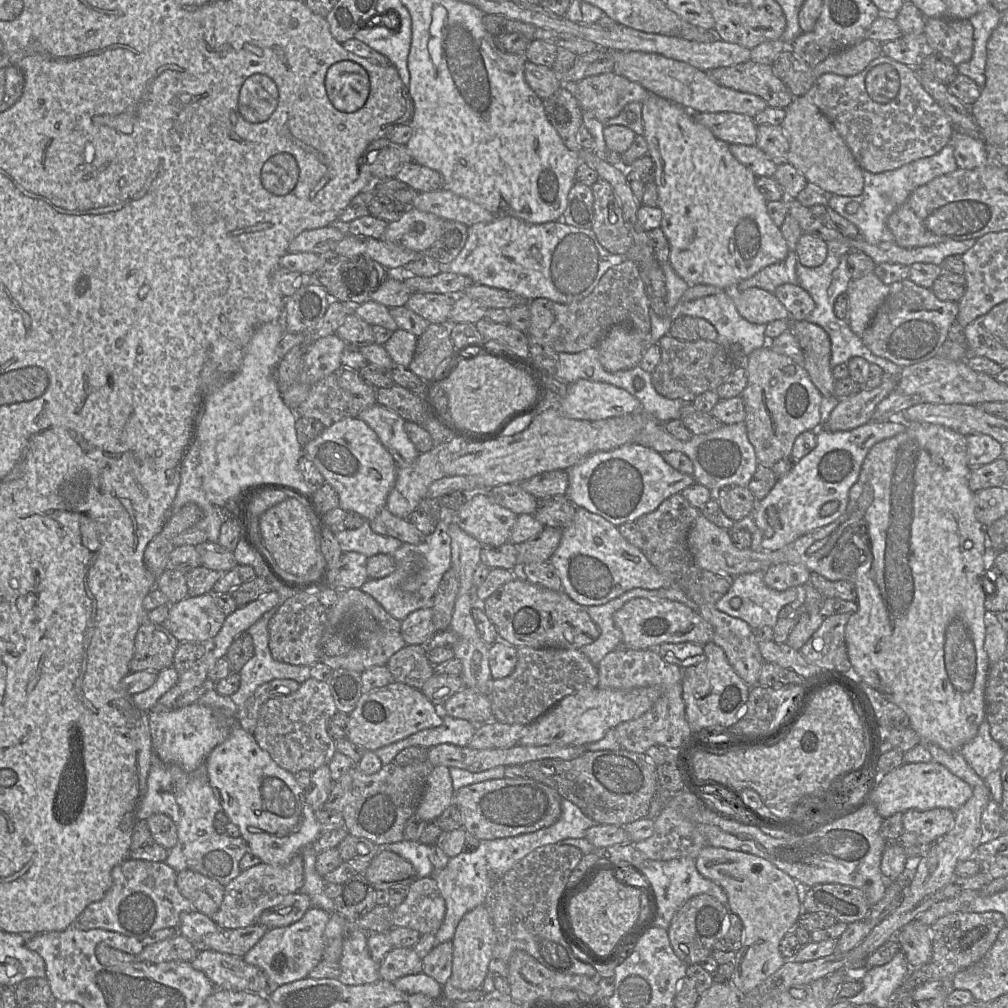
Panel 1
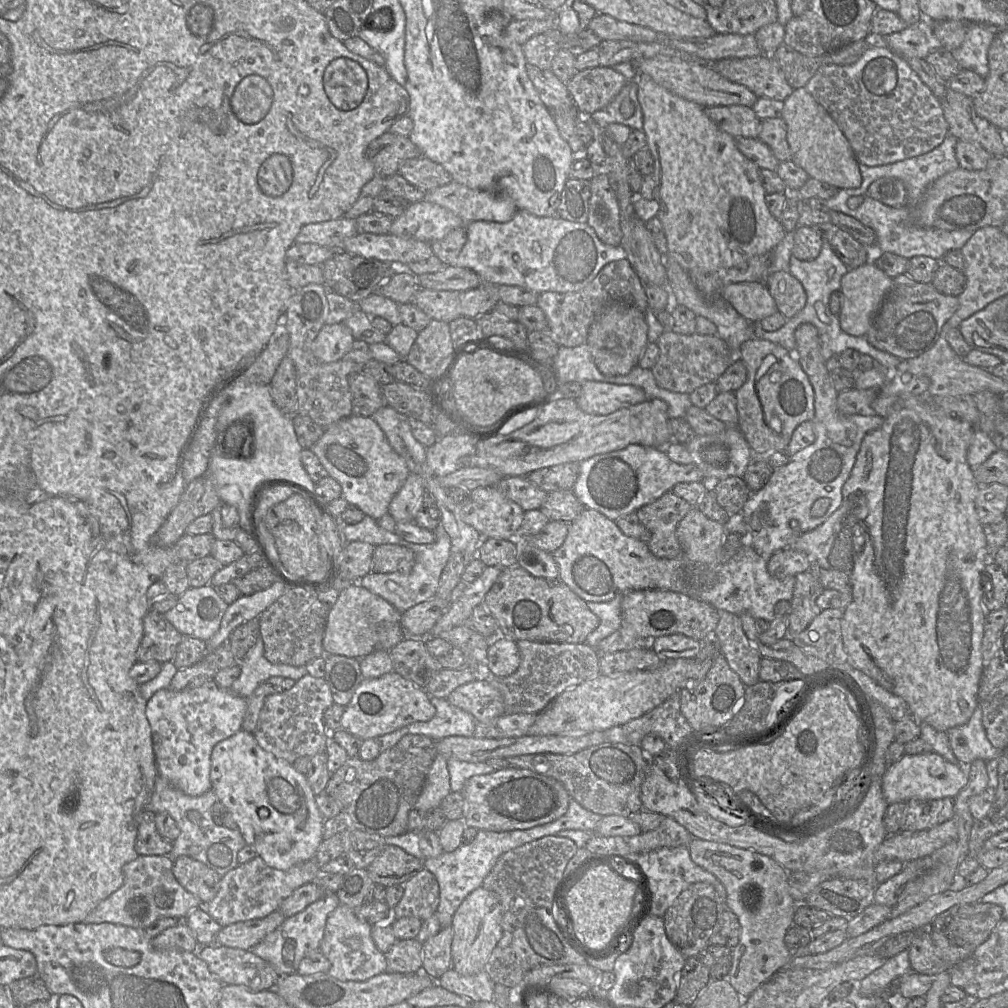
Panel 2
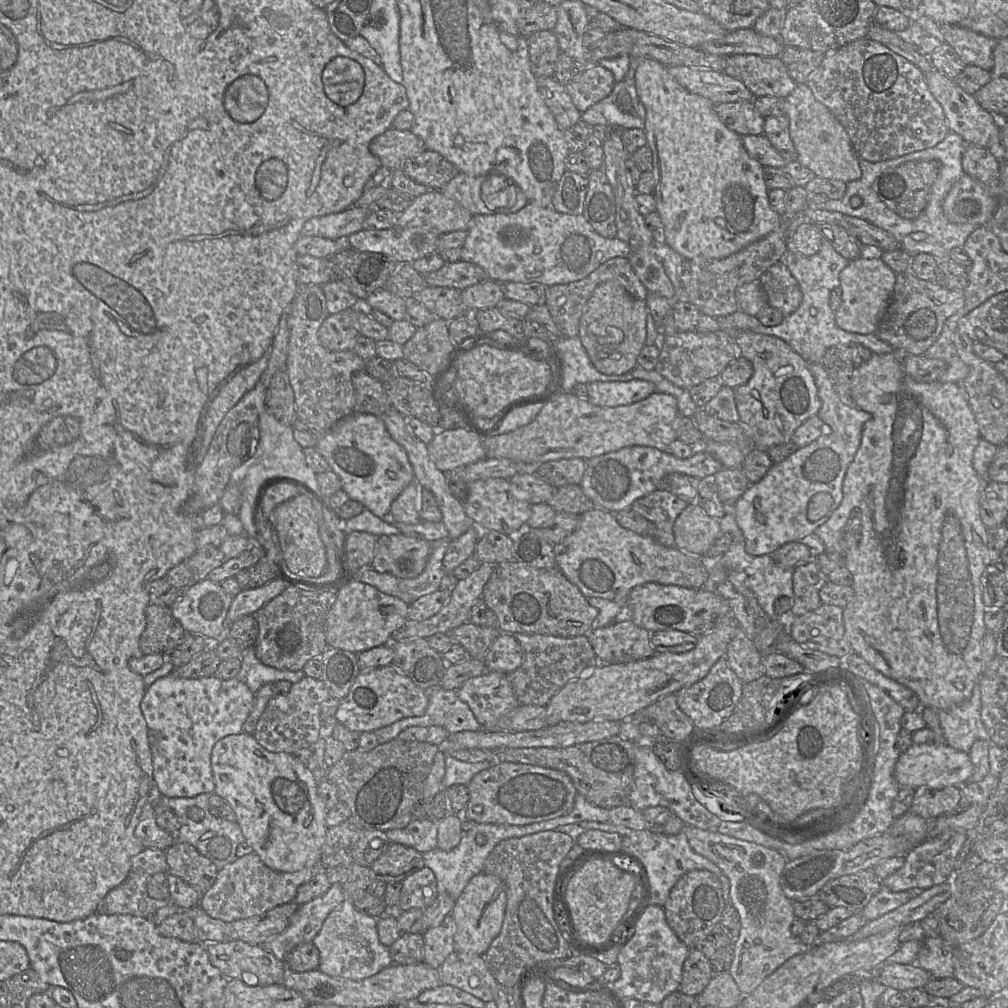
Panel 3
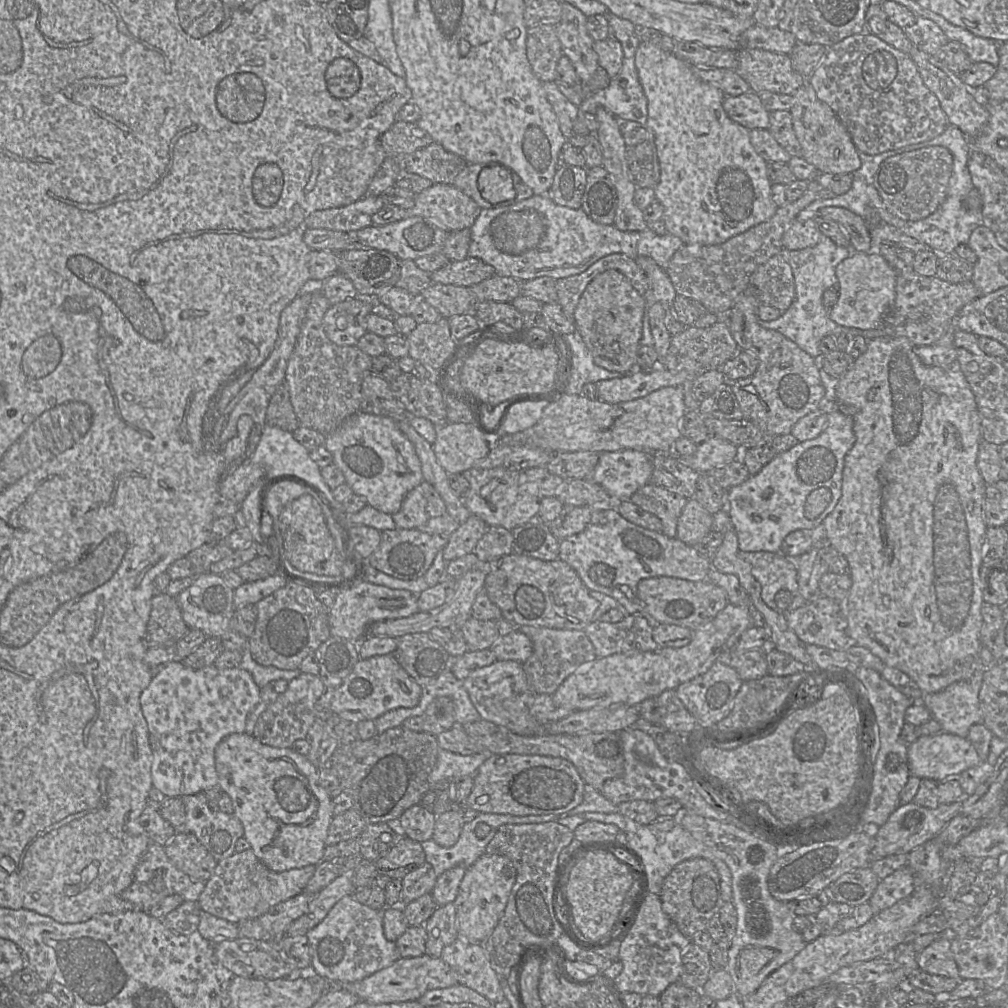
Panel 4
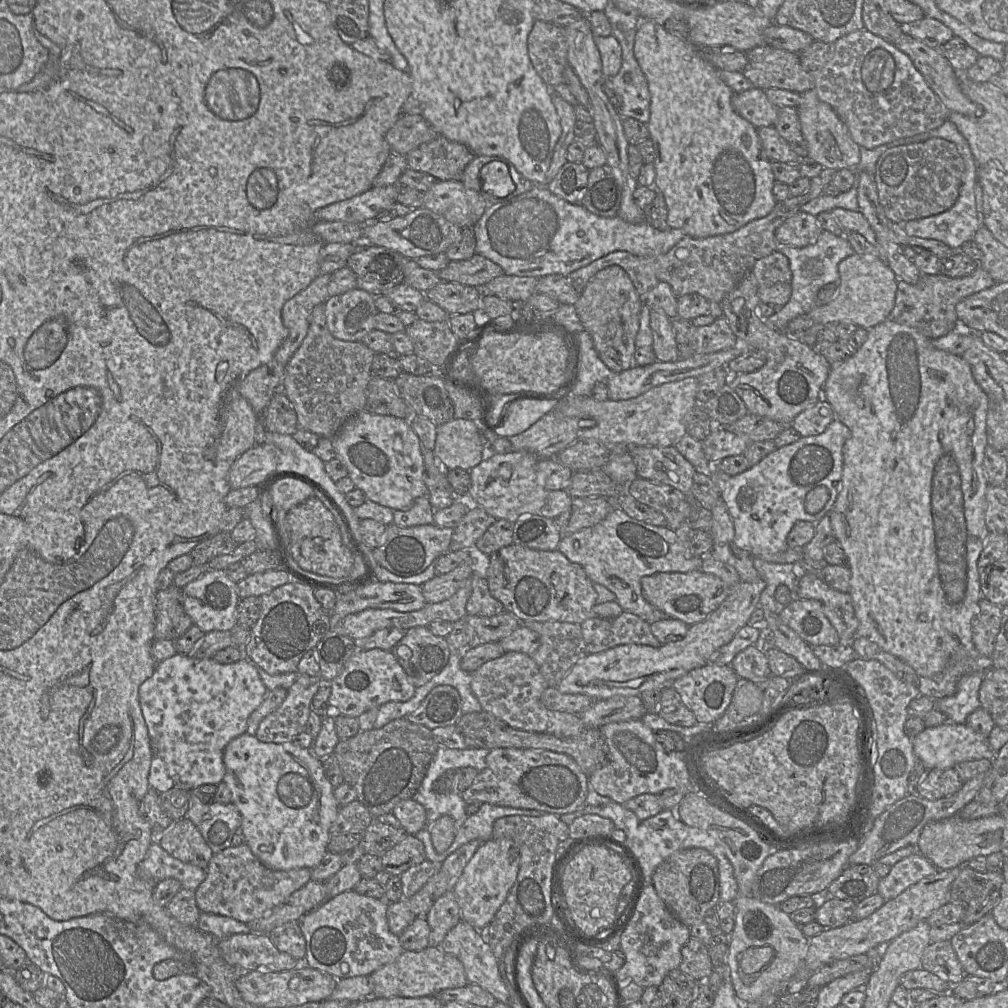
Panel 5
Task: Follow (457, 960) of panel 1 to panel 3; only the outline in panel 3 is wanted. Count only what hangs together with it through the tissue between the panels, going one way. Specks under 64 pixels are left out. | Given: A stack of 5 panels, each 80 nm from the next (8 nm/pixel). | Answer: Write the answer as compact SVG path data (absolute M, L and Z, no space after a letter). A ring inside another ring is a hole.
M475 875L455 902L452 916L456 923L454 950L458 954L483 956L501 931L507 895L504 883L495 875Z

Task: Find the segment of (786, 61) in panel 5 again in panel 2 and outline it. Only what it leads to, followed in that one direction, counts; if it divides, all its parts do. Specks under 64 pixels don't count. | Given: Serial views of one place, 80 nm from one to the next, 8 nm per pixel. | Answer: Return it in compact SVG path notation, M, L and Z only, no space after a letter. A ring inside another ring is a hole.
M770 55L725 58L711 65L723 77L746 86L757 97L784 101L794 90Z

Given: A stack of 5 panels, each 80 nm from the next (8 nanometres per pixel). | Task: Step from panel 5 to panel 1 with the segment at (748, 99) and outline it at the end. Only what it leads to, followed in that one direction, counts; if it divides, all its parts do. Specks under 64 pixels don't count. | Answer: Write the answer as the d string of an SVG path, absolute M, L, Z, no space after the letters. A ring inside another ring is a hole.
M733 112L694 113L694 119L729 145L755 145L758 126L753 117Z

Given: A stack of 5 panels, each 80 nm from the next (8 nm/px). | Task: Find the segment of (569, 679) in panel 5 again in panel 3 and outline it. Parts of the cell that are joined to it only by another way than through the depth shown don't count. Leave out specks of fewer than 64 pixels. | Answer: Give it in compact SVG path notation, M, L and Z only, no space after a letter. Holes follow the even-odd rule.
M731 614L719 617L716 624L706 634L697 637L696 646L684 653L662 652L640 660L601 663L599 662L592 671L585 676L580 676L565 684L555 695L551 697L546 707L546 726L560 722L576 721L588 722L591 720L623 721L631 718L641 709L669 694L676 694L683 687L688 687L703 679L711 667L722 657L725 657L728 644L736 634L739 627L738 621Z

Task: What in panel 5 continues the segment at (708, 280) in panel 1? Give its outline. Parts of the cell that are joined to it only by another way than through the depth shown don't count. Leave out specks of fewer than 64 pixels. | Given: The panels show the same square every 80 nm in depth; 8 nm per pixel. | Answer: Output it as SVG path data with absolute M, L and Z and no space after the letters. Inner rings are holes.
M641 19L640 21L635 37L634 56L646 77L650 93L650 118L647 122L647 127L649 138L652 140L655 148L653 164L656 175L654 188L657 192L660 192L665 199L668 227L672 229L682 229L685 235L694 238L706 238L734 232L753 220L767 216L777 203L772 193L775 183L771 167L772 161L769 160L762 148L758 128L734 111L731 103L734 92L721 79L719 74L720 70L707 61L701 55L699 47L693 45L688 39L672 35L666 30L664 25L660 25L649 19Z

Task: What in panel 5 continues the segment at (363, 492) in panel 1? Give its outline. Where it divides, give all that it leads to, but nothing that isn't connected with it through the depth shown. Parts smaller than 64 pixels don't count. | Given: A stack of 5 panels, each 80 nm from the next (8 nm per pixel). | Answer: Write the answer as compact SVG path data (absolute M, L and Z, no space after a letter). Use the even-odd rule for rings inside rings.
M365 410L351 417L332 437L336 457L348 470L355 487L361 489L367 499L392 510L407 511L415 500L427 496L427 486L423 480L425 472L422 445L409 420L391 415L371 414Z

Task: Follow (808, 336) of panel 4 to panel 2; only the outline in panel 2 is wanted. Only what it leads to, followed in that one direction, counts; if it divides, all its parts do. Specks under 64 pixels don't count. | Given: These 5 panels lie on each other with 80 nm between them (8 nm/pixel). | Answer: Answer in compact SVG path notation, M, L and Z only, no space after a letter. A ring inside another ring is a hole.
M823 240L821 251L817 258L811 261L799 260L793 255L789 262L789 273L796 278L803 286L807 301L802 310L800 310L796 315L786 320L785 324L775 331L765 331L762 329L759 323L754 324L754 334L756 338L769 340L775 344L782 346L790 352L795 353L795 330L803 323L810 323L814 325L819 334L821 354L824 361L828 360L833 355L839 355L844 350L852 348L857 350L861 354L867 354L871 356L874 360L885 366L891 371L896 368L902 361L900 358L881 351L874 346L872 346L864 336L852 336L844 332L839 324L838 316L831 313L829 309L829 298L830 295L836 291L840 290L841 278L847 273L849 269L836 255L830 244Z

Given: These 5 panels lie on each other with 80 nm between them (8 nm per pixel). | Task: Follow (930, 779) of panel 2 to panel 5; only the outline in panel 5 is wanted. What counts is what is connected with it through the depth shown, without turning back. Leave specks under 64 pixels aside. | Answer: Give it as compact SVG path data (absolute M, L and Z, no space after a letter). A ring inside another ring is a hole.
M948 720L939 726L925 727L913 739L913 750L917 760L921 761L926 769L948 769L963 761L993 759L988 737L975 732L966 723L957 724Z

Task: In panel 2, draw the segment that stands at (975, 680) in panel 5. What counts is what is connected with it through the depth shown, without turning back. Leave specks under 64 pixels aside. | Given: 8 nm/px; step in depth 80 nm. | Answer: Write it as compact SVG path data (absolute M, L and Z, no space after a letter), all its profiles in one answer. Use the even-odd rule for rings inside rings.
M979 704L967 723L953 727L946 733L951 750L962 766L968 766L976 759L989 761L999 758L1002 752L987 738L982 723L982 708Z

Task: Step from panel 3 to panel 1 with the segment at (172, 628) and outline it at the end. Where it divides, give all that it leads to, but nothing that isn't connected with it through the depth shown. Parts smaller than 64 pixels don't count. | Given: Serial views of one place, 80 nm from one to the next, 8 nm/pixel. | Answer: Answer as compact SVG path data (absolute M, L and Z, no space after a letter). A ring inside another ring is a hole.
M144 620L135 641L130 672L160 672L173 665L174 654L180 642L162 624Z

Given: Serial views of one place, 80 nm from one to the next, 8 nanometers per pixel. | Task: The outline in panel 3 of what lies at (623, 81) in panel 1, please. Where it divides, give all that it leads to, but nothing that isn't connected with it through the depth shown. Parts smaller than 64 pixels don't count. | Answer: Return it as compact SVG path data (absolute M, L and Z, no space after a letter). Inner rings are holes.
M591 64L580 69L565 89L573 104L583 113L591 106L606 98L613 90L616 81L613 73L600 64Z

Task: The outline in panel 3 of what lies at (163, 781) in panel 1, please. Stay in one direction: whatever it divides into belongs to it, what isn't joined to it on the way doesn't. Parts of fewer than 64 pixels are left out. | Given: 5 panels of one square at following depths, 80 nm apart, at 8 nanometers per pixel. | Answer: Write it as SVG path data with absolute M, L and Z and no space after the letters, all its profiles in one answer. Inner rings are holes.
M156 793L153 803L168 807L176 814L180 822L180 829L175 835L175 842L194 846L199 853L211 860L220 870L237 860L237 847L245 841L245 838L237 822L215 817L209 812L208 799L210 794L203 793L195 797L167 797Z

